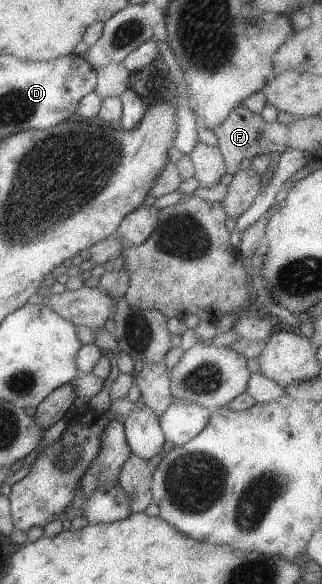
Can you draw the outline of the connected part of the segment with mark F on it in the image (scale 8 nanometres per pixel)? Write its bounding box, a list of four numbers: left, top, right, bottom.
[211,105,272,175]

